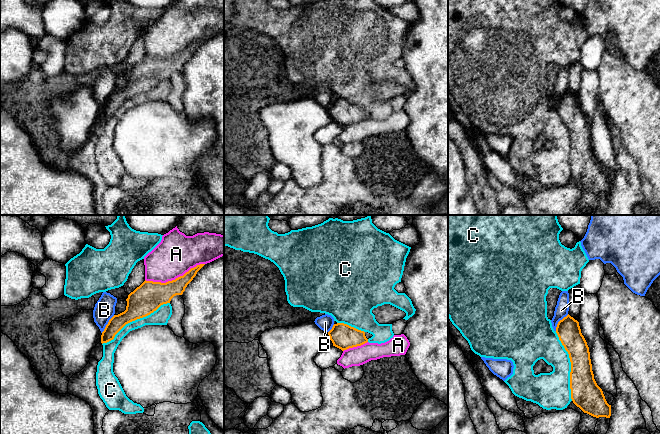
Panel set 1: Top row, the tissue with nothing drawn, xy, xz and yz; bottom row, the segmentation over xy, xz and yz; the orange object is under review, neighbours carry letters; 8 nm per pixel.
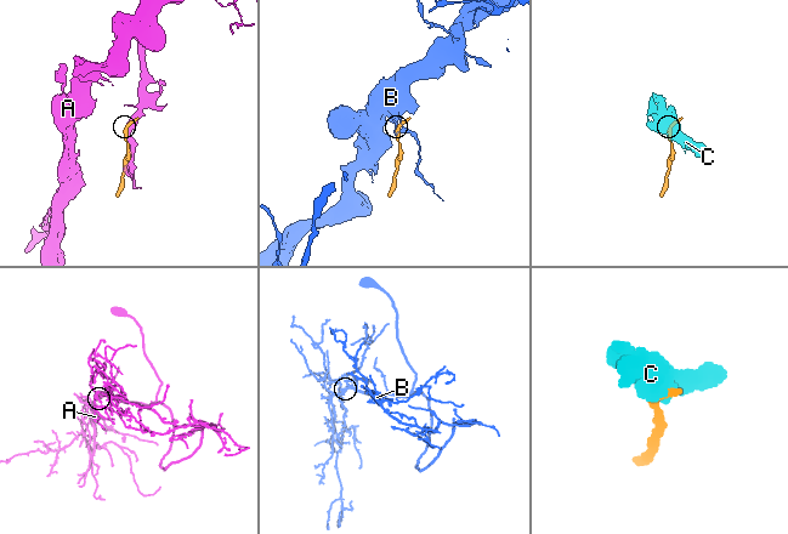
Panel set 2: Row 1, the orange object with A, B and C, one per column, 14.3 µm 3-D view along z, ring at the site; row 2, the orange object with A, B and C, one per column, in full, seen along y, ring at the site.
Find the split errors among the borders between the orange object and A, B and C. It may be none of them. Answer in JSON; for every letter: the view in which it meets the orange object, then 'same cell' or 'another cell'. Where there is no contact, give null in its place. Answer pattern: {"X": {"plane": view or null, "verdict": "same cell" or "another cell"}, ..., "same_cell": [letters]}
{"A": {"plane": "xy", "verdict": "another cell"}, "B": {"plane": "yz", "verdict": "another cell"}, "C": {"plane": "xy", "verdict": "another cell"}, "same_cell": []}

